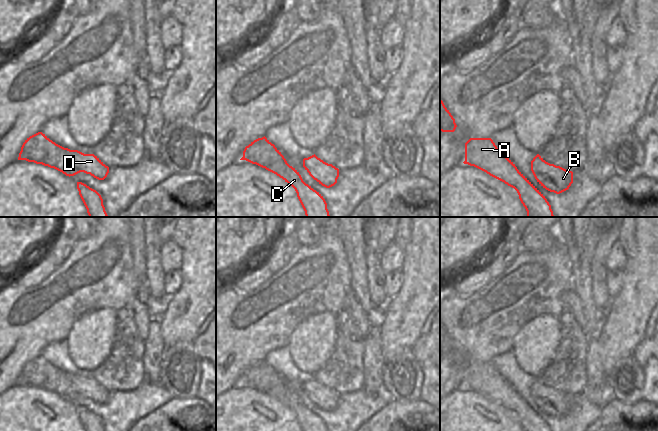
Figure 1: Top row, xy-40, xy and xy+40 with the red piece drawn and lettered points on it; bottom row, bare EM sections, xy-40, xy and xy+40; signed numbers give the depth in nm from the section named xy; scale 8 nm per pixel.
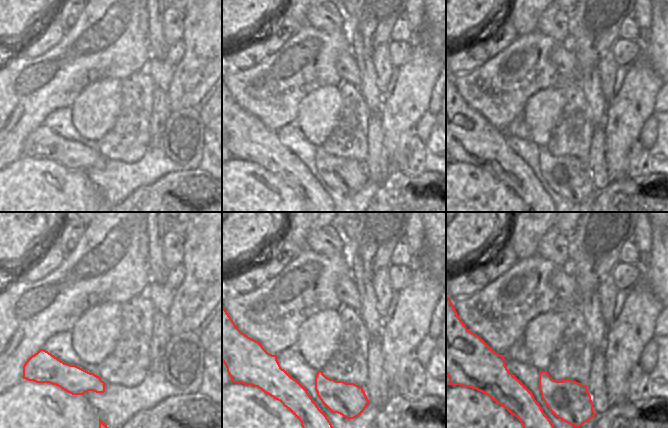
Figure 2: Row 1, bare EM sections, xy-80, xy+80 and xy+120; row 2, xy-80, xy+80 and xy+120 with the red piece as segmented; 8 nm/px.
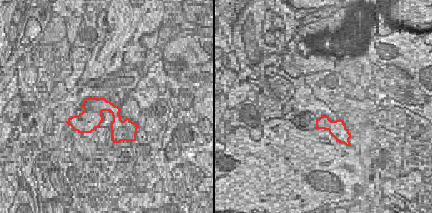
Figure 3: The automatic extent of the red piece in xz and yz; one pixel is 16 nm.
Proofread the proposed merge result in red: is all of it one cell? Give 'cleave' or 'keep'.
cleave

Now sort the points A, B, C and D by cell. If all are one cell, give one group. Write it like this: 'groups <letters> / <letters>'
groups A C / B D

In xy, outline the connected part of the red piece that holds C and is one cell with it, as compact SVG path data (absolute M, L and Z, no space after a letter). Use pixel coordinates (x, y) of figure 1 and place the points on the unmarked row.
M278 382L265 393L279 400L295 413L302 431L327 431L323 420L306 408L299 396L290 390L285 382Z

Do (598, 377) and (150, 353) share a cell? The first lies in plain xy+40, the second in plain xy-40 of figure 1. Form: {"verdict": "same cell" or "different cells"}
{"verdict": "same cell"}

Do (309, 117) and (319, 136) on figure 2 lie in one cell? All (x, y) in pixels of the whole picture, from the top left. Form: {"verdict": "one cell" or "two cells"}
{"verdict": "one cell"}

